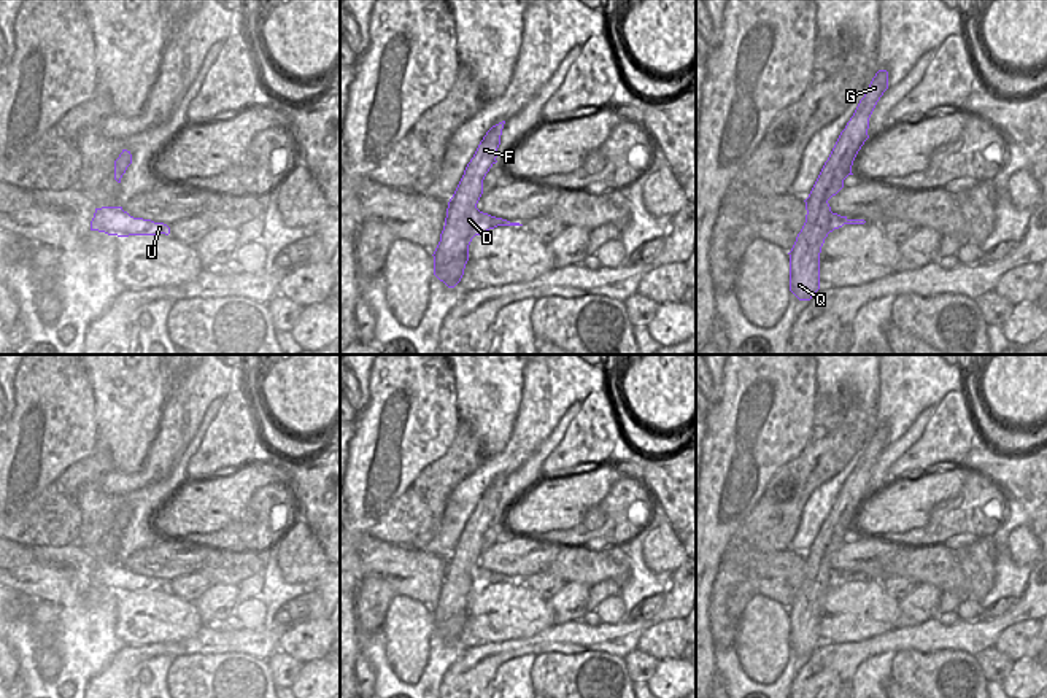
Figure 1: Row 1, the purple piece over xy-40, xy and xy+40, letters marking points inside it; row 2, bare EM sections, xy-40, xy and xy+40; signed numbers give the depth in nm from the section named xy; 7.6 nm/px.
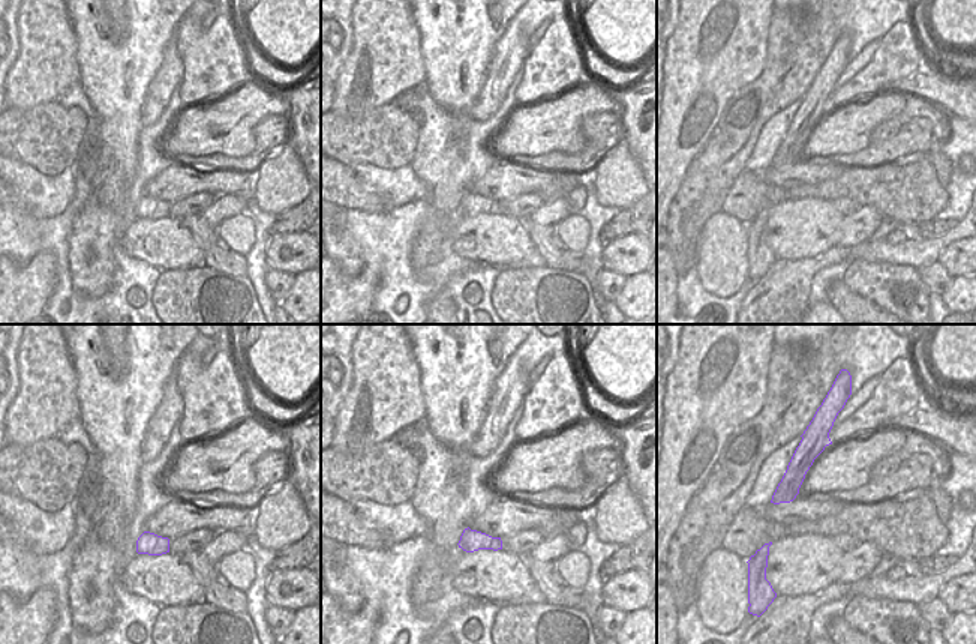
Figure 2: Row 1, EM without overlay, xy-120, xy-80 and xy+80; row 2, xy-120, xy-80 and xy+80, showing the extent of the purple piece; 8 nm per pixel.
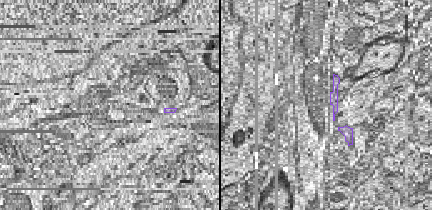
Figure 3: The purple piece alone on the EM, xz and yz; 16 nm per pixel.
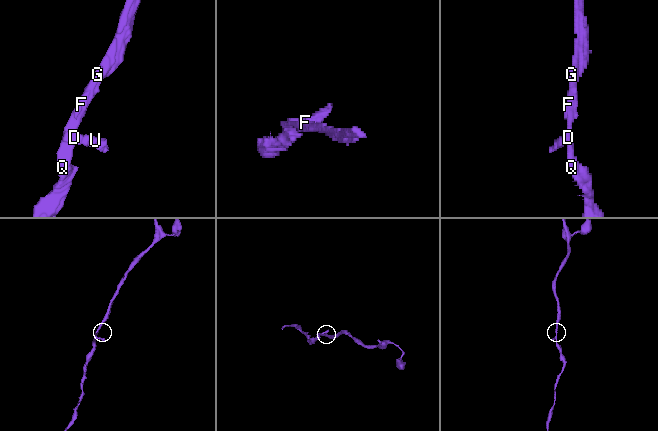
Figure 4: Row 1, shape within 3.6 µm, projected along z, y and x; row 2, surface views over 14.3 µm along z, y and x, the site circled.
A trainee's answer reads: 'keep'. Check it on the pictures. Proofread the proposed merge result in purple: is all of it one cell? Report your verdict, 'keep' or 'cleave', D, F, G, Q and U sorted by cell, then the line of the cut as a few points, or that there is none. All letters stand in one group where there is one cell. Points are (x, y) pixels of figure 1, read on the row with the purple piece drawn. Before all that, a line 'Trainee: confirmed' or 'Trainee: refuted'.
Trainee: confirmed
keep | D F G Q U | no cut

